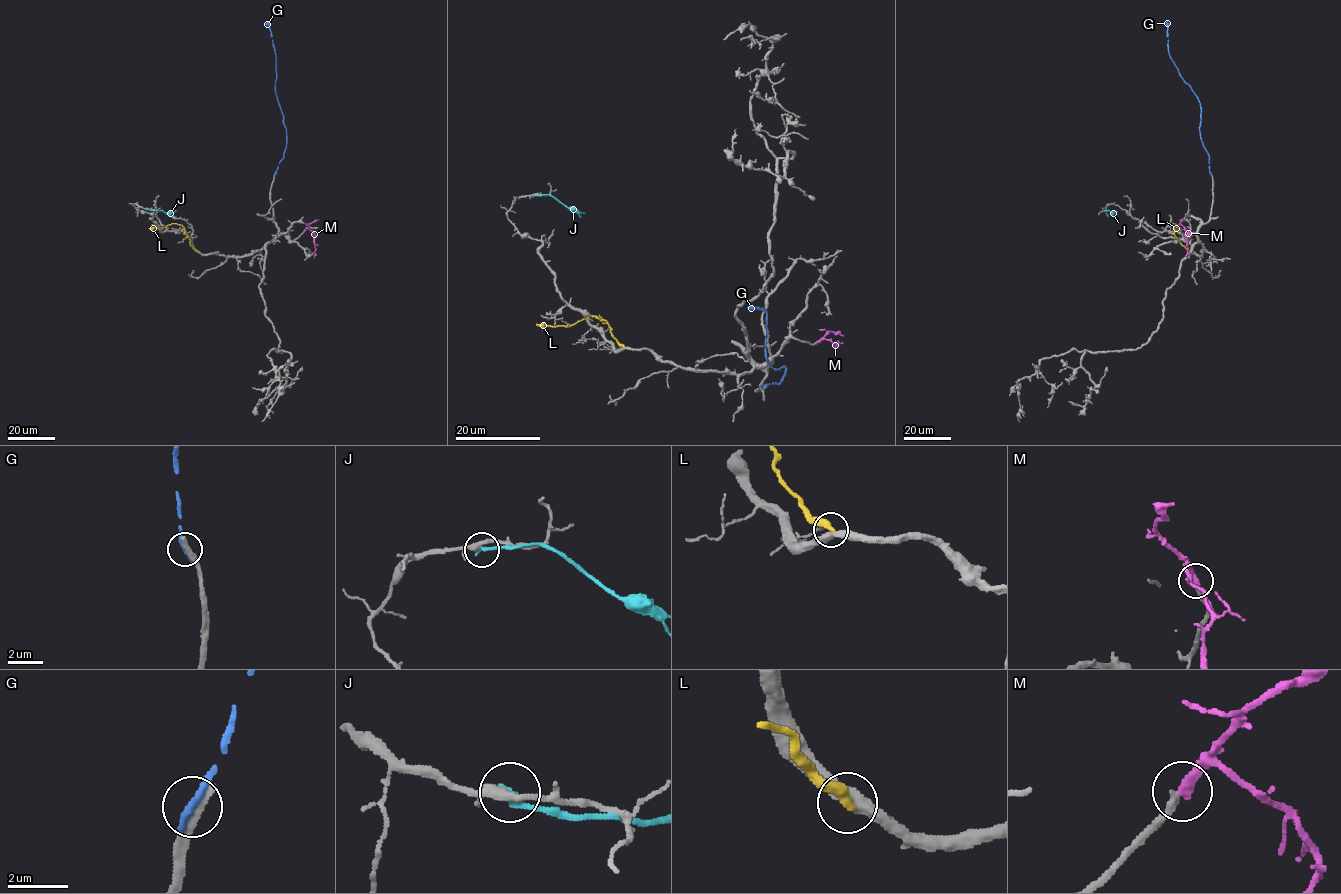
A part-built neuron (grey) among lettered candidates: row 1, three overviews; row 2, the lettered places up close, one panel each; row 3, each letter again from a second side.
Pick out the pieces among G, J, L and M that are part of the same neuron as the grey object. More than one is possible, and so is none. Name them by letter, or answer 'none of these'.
M

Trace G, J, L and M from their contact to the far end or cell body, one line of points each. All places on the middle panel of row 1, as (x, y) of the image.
G: (764, 386), (779, 383), (786, 368), (774, 369), (769, 364), (765, 311), (752, 306)
J: (534, 195), (551, 194), (568, 208), (584, 213)
L: (624, 347), (605, 320), (594, 316), (587, 316), (569, 325), (536, 323)
M: (818, 341), (826, 339), (838, 345), (835, 348)

